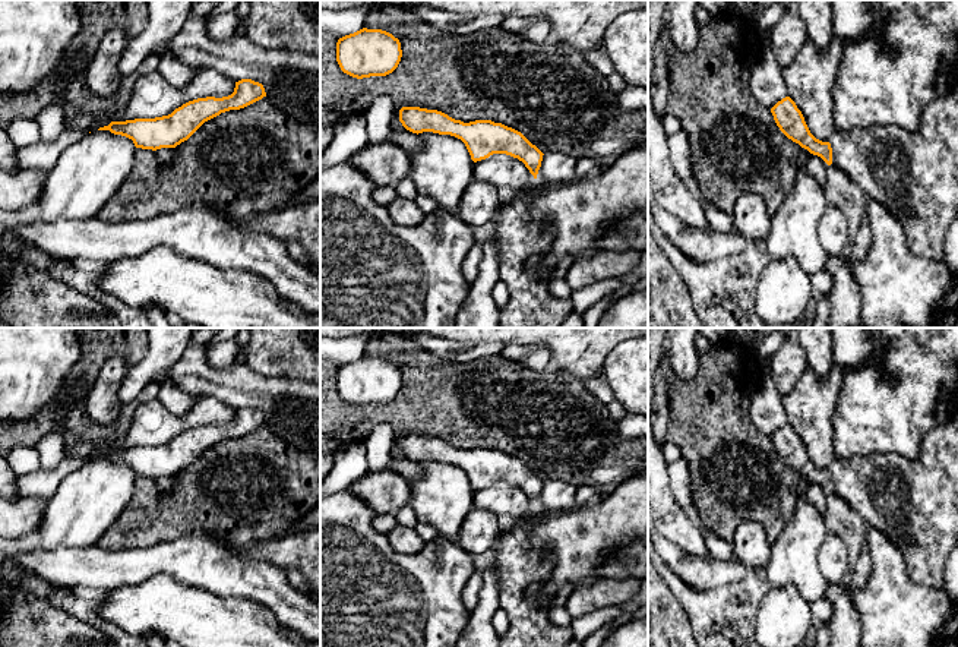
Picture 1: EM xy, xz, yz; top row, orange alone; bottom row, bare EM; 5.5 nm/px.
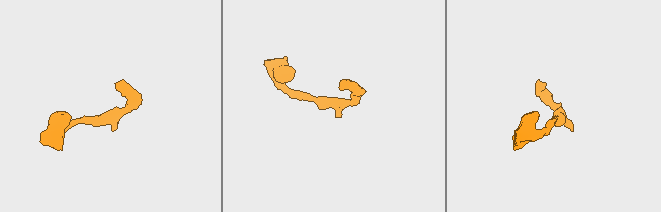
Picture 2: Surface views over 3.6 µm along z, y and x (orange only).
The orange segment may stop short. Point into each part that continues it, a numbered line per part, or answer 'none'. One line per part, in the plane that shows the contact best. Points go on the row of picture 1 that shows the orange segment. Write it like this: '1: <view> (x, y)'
1: yz (913, 173)

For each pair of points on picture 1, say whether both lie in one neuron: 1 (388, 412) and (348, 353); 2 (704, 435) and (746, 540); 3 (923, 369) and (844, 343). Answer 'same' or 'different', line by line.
1: different
2: different
3: different

